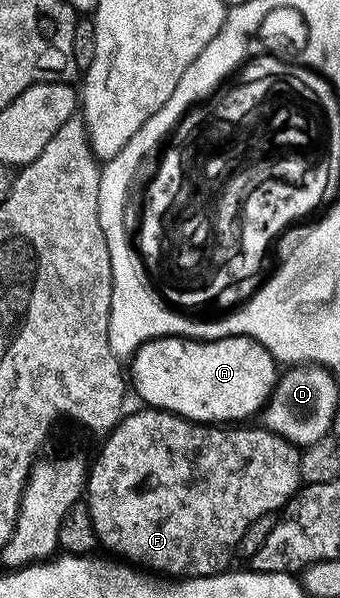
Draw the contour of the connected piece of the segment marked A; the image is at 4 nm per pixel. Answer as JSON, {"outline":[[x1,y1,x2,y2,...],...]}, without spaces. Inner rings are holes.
{"outline":[[243,334,210,342,186,336,162,337,140,341,129,362,130,385,135,385,148,407,168,410,192,422,239,424,254,419,251,417,267,405,275,387,277,363,257,340]]}

